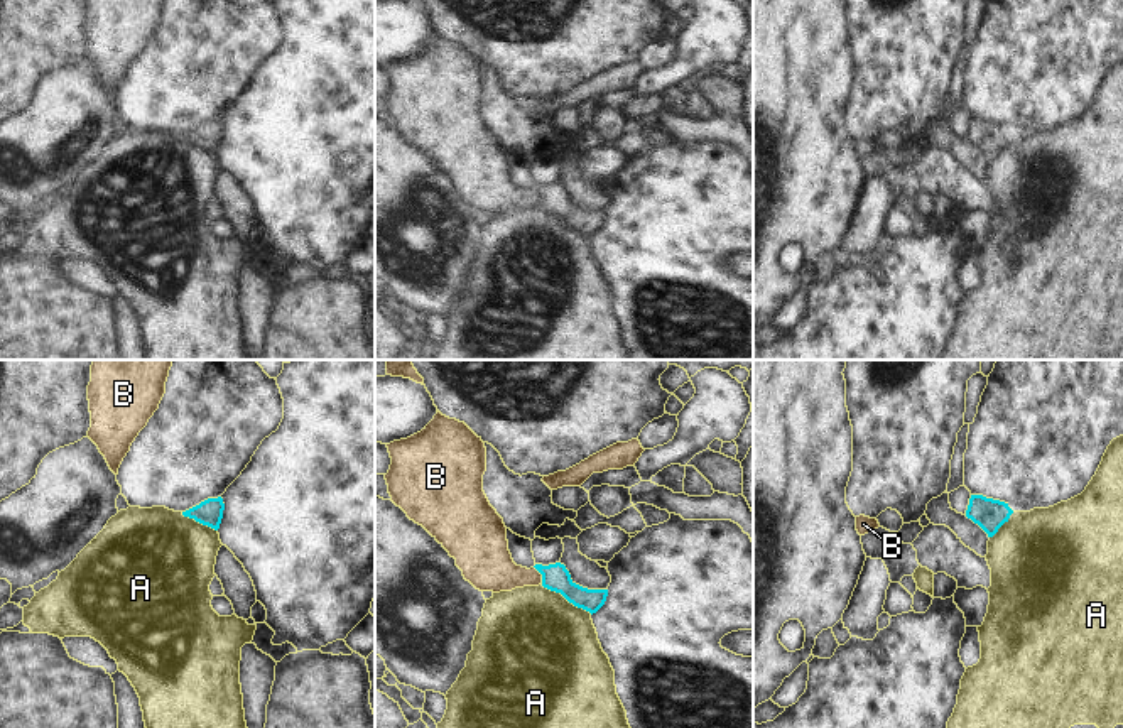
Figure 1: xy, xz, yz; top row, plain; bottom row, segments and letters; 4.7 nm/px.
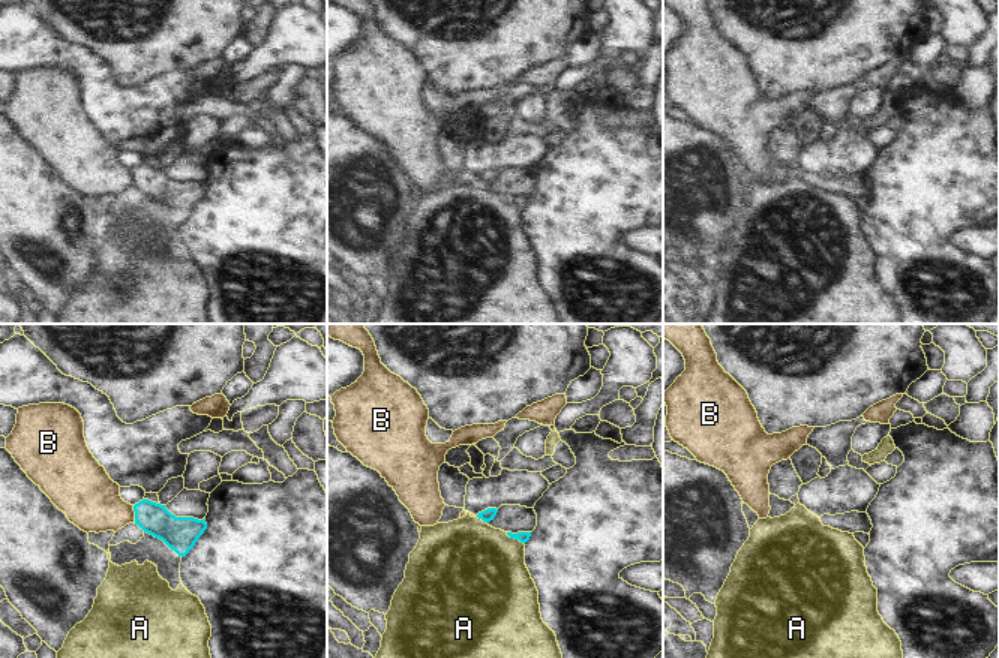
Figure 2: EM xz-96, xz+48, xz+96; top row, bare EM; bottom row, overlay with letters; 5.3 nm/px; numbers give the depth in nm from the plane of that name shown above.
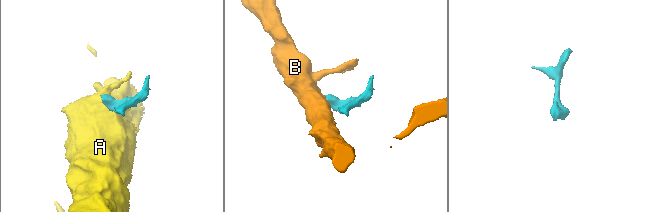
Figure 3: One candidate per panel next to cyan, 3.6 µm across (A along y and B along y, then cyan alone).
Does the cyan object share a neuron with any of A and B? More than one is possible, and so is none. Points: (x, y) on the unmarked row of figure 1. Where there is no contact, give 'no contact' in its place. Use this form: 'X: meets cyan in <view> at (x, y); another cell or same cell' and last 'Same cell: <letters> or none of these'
A: meets cyan in xz at (566, 220); another cell
B: meets cyan in xz at (541, 195); another cell
Same cell: none of these

